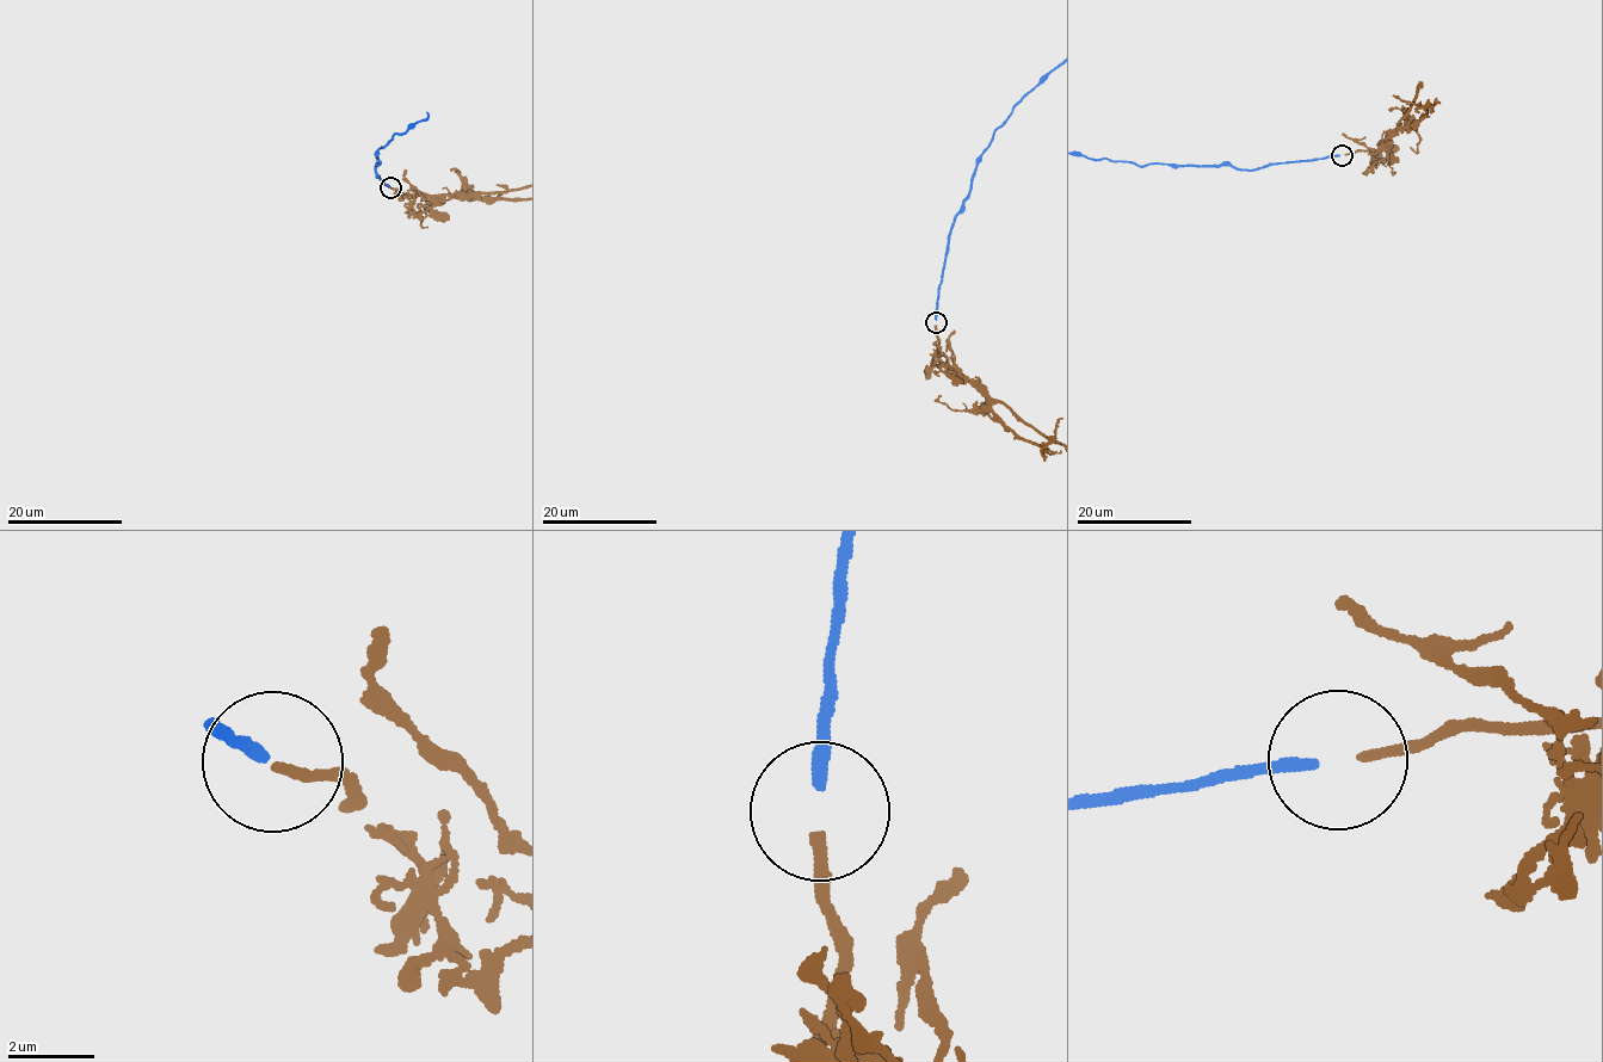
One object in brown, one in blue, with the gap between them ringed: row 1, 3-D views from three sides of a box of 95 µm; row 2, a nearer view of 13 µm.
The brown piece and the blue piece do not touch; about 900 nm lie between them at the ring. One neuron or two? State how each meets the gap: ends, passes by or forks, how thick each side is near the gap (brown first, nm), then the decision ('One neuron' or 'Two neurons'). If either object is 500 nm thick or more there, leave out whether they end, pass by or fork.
At the ring brown ends. At the ring blue ends. Thickness 260 nm (brown) against 280 nm. One neuron

